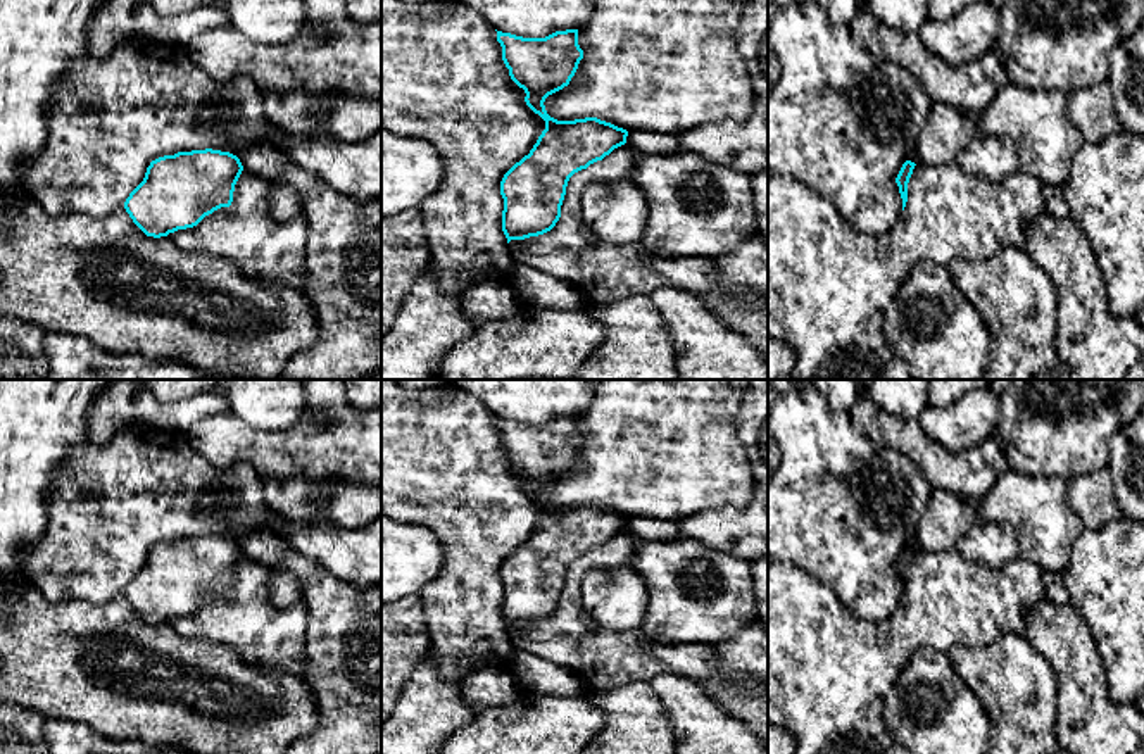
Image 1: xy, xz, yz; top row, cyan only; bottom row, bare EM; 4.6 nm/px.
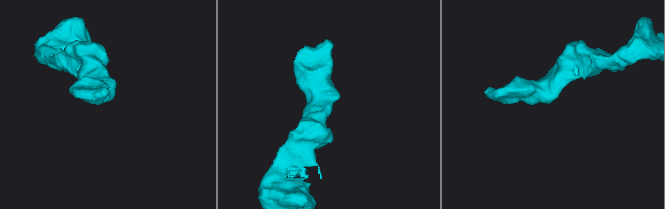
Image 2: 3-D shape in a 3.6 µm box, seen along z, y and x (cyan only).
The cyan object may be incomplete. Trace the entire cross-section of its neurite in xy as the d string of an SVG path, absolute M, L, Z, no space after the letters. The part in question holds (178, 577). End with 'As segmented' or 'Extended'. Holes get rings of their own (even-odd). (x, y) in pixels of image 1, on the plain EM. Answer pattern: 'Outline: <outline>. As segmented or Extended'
Outline: M205 535L164 542L150 549L124 595L147 623L167 623L229 594L242 557L240 545L229 538Z. As segmented

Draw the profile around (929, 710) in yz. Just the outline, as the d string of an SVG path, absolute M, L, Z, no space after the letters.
M918 649L887 694L883 719L908 754L987 754L992 721L951 664L947 652Z

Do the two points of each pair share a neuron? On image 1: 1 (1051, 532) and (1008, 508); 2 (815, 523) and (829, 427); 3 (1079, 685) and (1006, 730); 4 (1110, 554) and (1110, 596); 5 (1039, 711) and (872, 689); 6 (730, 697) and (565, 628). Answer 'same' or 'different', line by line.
1: same
2: same
3: different
4: same
5: different
6: same

